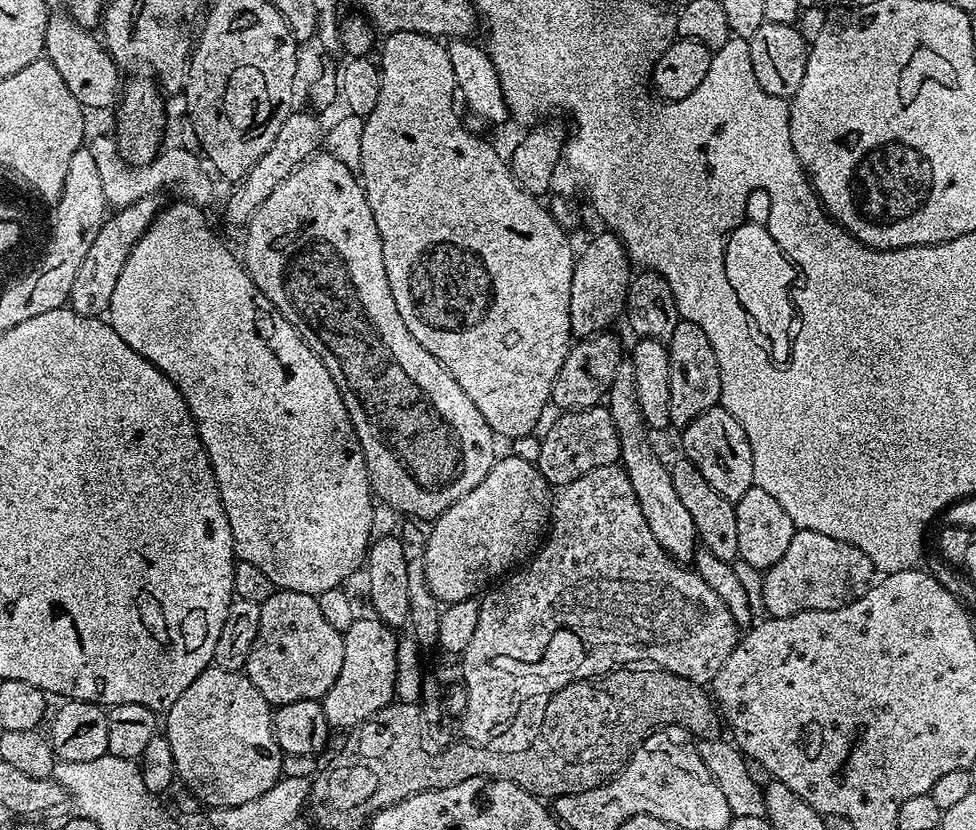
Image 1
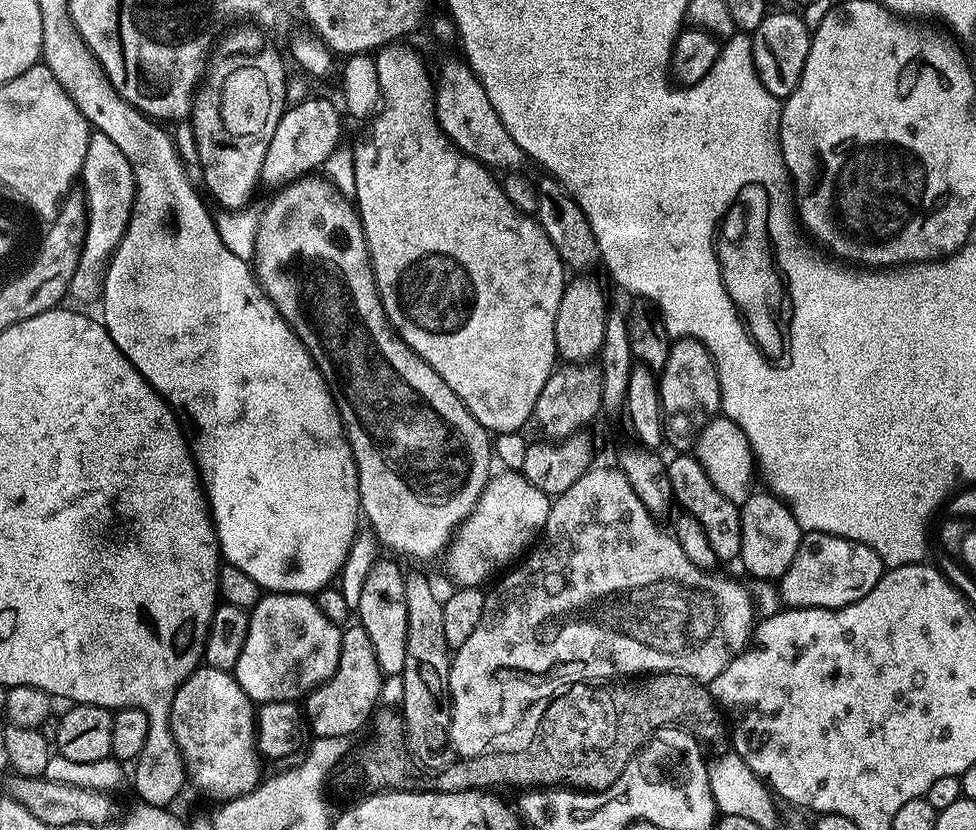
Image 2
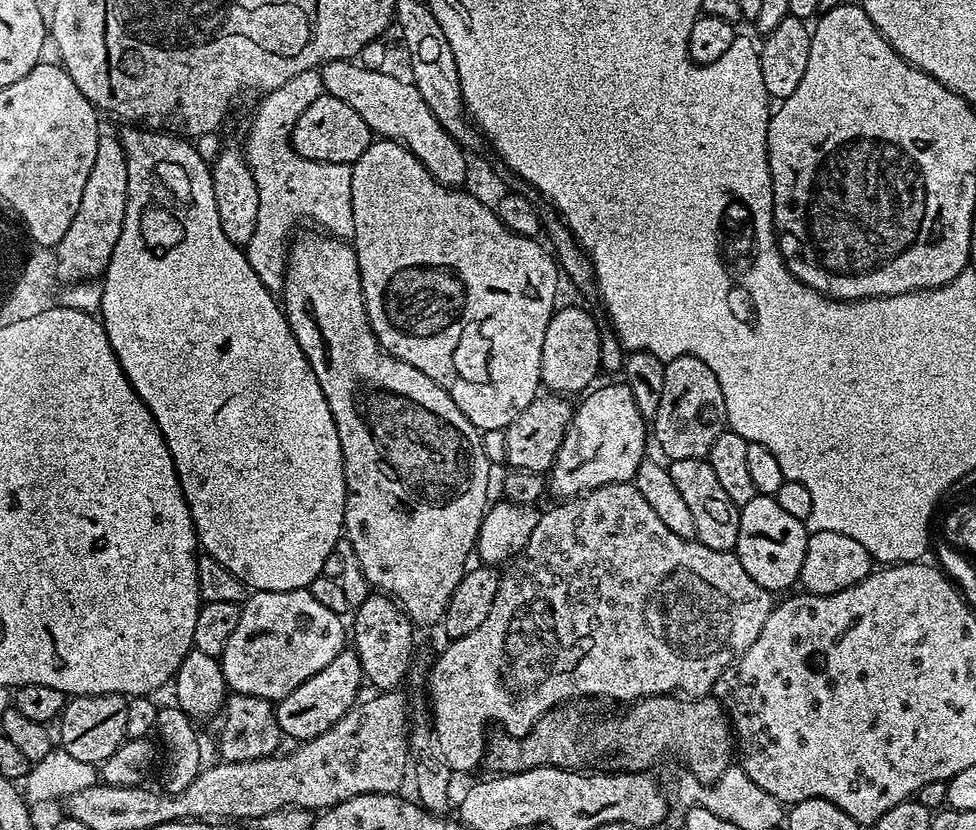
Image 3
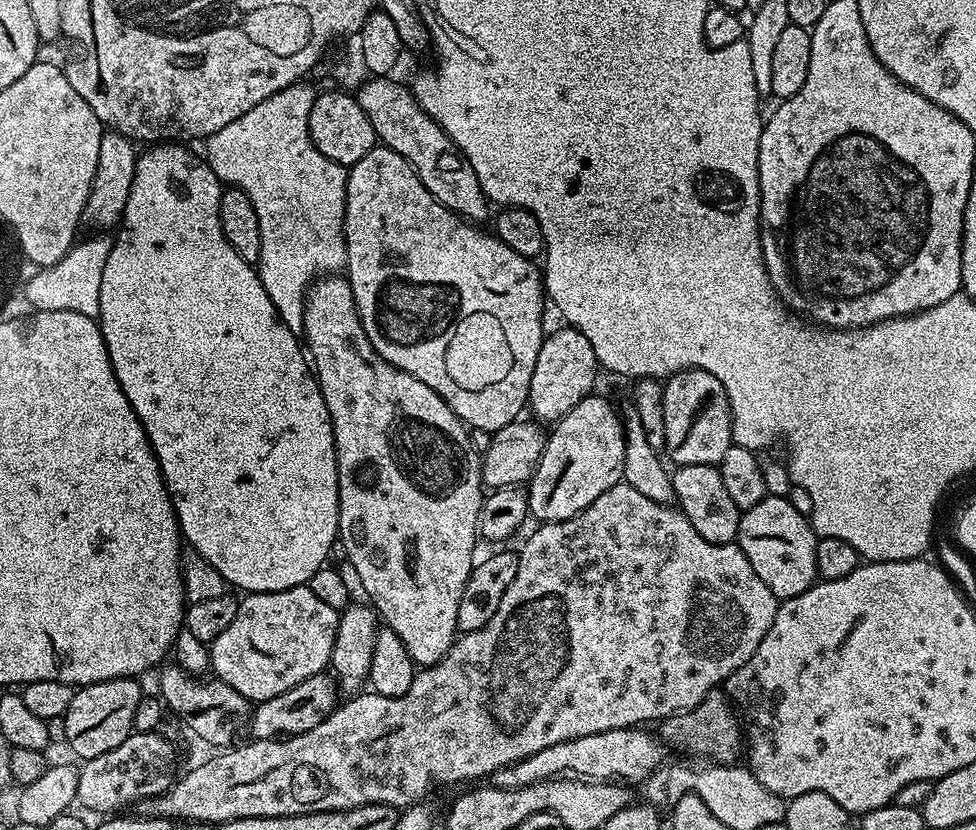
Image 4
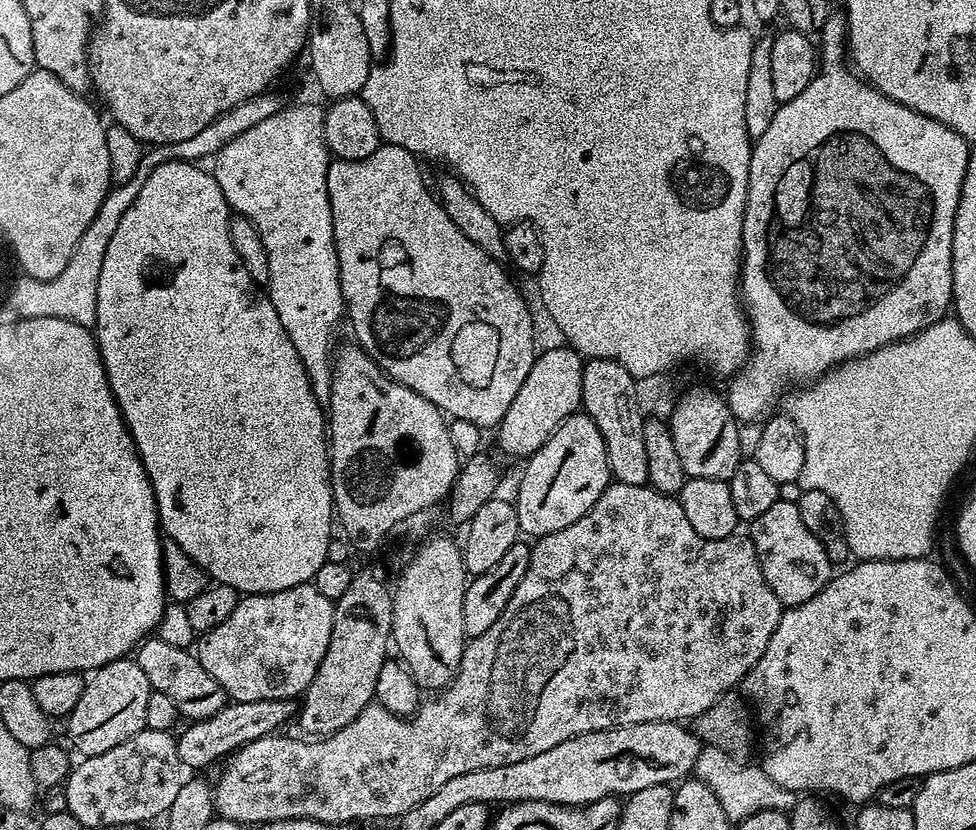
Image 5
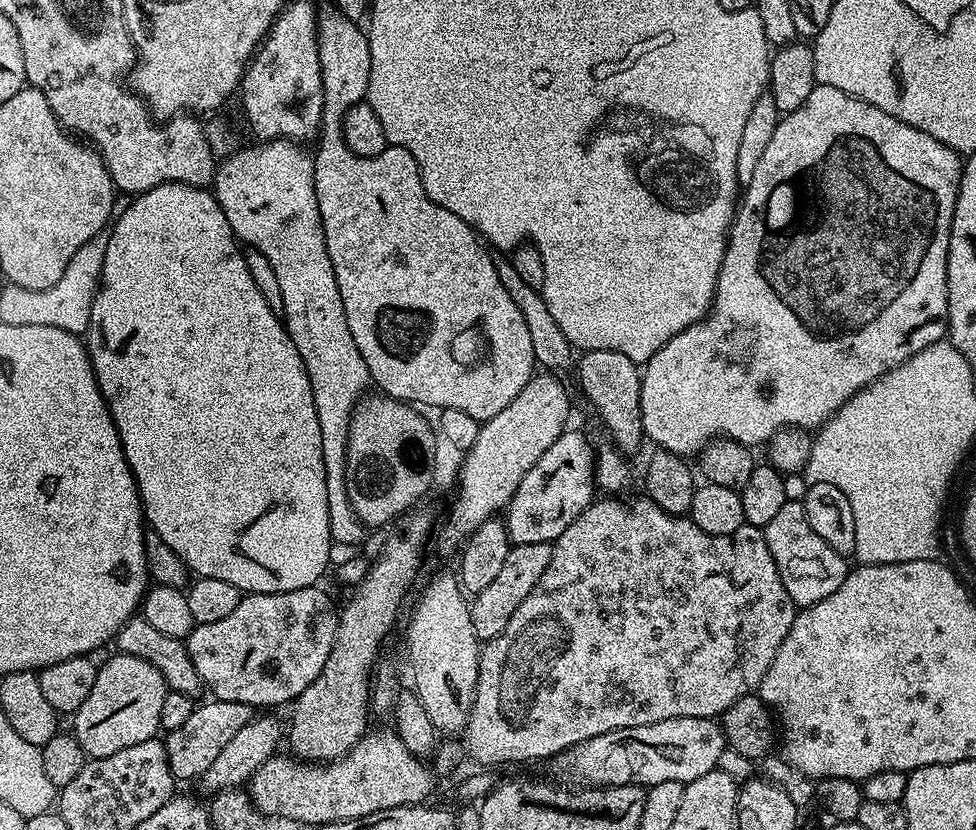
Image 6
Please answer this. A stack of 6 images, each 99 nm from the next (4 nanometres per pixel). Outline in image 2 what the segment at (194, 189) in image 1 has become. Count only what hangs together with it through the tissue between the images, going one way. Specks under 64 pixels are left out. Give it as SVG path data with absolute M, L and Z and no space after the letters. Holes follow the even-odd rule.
M95 130L89 133L80 184L81 187L82 184L84 186L82 195L85 201L86 224L79 262L69 284L69 295L80 302L92 302L101 297L106 263L125 233L129 218L132 217L133 198L136 196L136 183L130 164L122 150L106 134Z

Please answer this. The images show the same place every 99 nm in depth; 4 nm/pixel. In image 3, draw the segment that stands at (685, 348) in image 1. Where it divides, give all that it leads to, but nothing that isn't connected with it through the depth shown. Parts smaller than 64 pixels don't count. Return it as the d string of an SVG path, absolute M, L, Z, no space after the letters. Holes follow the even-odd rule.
M679 356L667 361L662 382L662 402L654 421L654 440L660 443L669 461L682 458L705 459L720 433L726 428L724 395L718 378L702 358Z

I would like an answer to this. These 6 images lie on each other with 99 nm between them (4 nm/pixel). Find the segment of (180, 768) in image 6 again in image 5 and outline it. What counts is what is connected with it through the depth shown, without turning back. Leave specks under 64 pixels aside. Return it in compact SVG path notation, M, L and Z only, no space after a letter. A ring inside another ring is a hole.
M237 700L224 705L218 714L205 720L193 720L184 733L177 739L178 756L185 769L208 768L215 760L223 761L237 752L243 744L254 742L263 736L270 736L281 731L288 719L297 715L298 708L292 700L259 700L242 702Z

